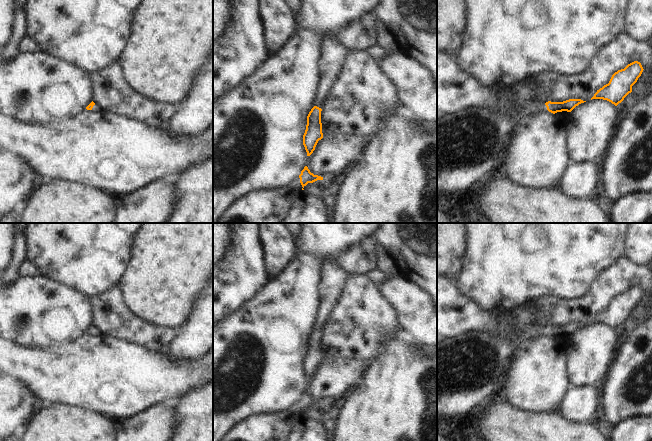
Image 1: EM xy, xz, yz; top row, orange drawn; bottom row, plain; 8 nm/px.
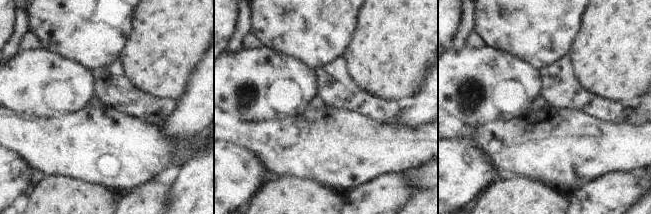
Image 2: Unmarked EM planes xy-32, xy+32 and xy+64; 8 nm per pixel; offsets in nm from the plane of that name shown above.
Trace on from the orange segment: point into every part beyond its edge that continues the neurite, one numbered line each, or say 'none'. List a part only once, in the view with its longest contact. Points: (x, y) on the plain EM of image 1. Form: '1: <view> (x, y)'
1: xz (332, 280)

